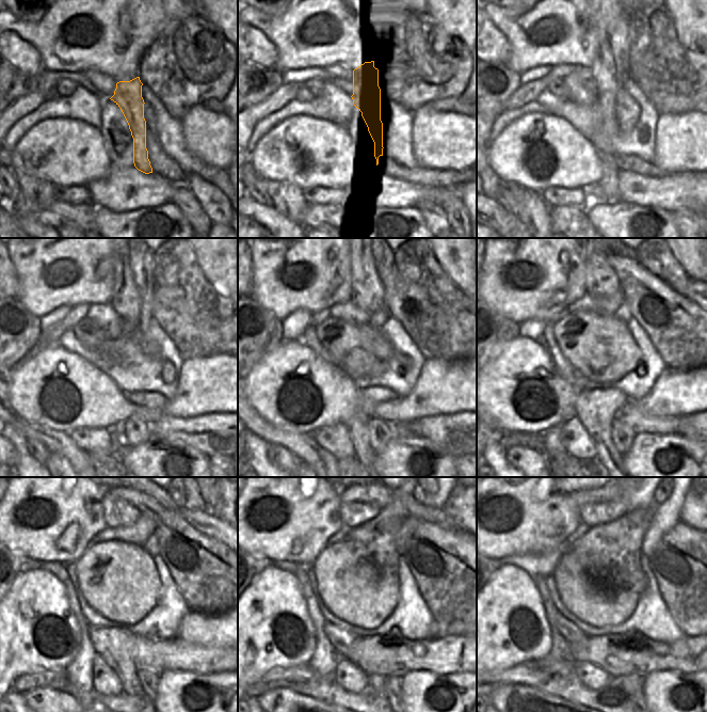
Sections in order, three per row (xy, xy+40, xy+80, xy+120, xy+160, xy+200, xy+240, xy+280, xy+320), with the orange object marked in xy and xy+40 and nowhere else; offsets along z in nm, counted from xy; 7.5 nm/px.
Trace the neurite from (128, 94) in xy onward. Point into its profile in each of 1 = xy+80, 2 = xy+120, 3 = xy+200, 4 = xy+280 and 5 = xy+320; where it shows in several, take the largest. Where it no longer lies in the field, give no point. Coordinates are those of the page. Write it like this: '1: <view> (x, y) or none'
1: xy+80 (604, 70)
2: xy+120 (125, 296)
3: xy+200 (600, 279)
4: xy+280 (353, 513)
5: xy+320 (592, 515)

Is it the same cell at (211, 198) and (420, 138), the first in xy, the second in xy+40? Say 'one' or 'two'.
two

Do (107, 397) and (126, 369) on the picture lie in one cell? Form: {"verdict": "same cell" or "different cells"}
{"verdict": "different cells"}

